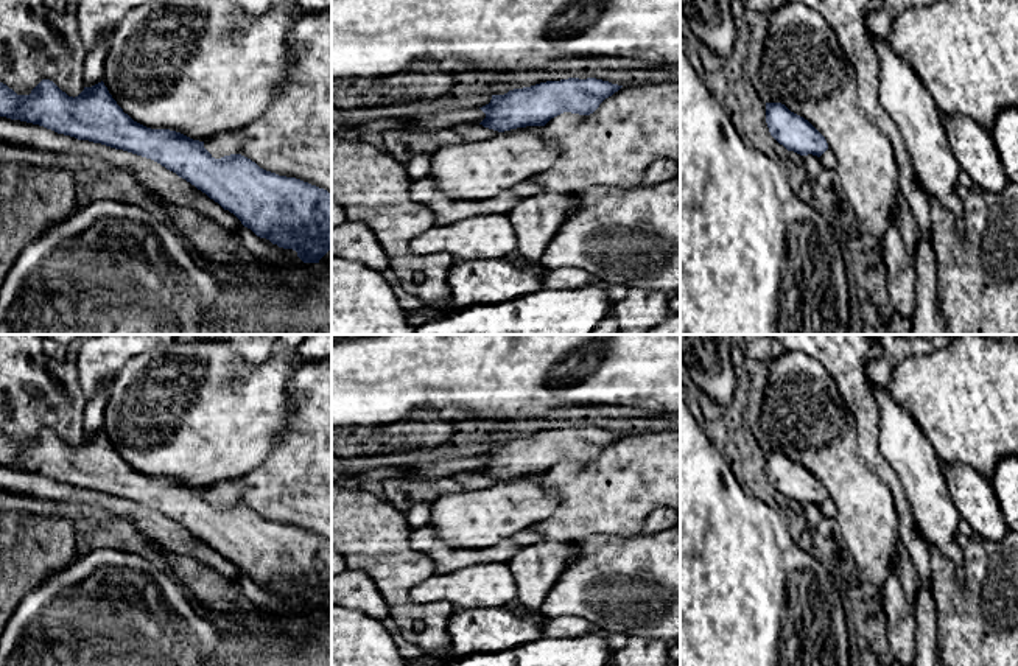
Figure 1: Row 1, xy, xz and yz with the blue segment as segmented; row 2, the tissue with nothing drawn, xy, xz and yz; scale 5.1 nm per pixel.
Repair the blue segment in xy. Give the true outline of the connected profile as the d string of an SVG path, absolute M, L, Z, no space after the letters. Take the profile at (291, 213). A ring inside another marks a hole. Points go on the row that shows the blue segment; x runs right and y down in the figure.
M42 79L30 95L17 95L0 82L0 117L39 124L78 140L151 159L233 213L257 237L266 238L279 247L296 251L304 263L319 263L332 251L332 193L300 179L266 171L241 154L215 159L204 148L204 142L181 132L146 128L123 112L103 81L84 87L75 98L50 79Z

